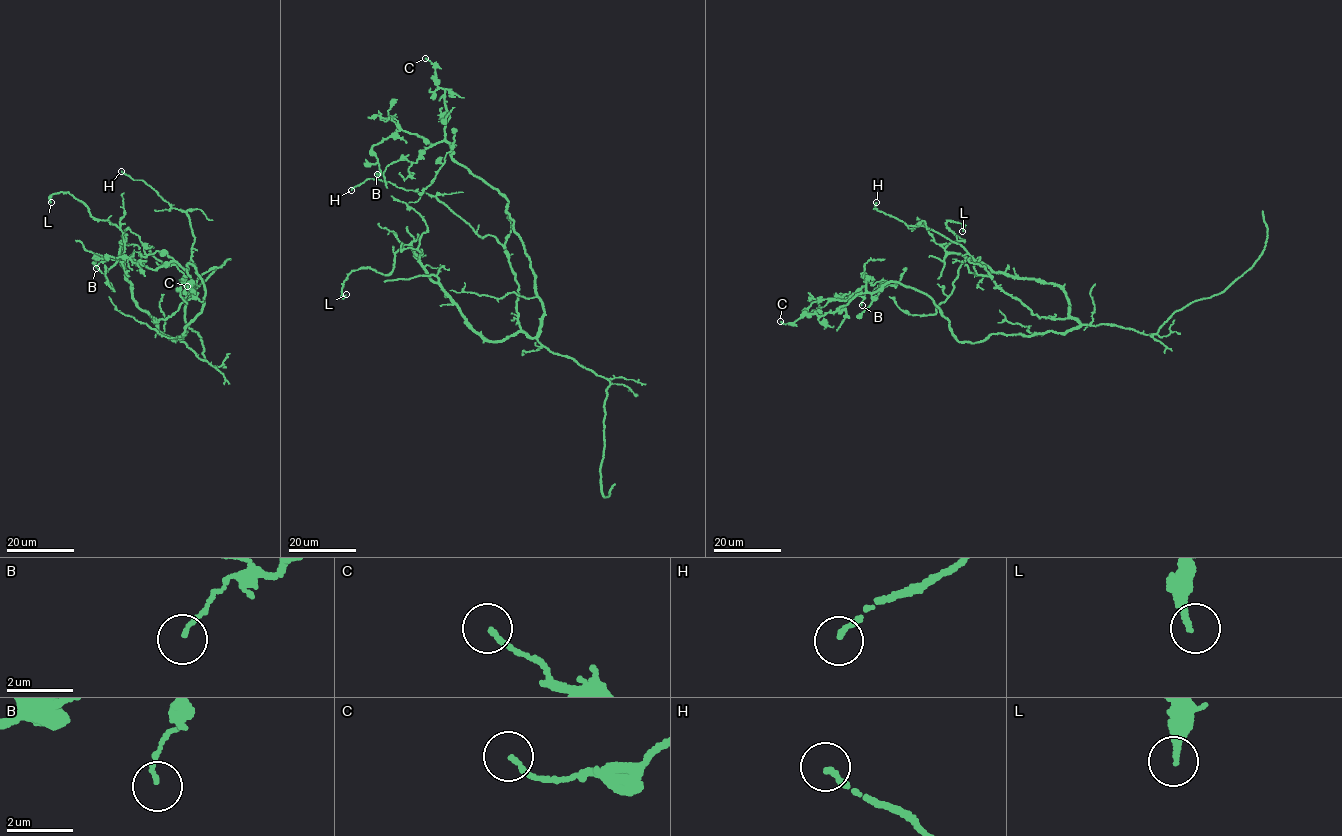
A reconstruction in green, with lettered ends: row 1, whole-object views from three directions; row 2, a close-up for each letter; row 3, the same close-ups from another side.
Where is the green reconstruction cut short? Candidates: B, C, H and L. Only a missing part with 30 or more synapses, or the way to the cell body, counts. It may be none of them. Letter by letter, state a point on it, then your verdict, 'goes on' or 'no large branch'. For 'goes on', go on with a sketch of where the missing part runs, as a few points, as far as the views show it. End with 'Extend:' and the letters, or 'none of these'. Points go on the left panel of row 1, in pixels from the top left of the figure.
B: place (96, 268); no large branch
C: place (187, 286); no large branch
H: place (121, 171); no large branch
L: place (51, 202); no large branch
Extend: none of these

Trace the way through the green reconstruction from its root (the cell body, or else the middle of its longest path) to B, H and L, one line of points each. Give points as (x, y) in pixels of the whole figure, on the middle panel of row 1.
B: (538, 295), (508, 201), (455, 162), (449, 144), (399, 130), (373, 147), (377, 174)
H: (538, 295), (544, 316), (531, 337), (496, 238), (481, 238), (425, 193), (368, 178), (351, 190)
L: (538, 295), (540, 333), (489, 341), (406, 244), (388, 274), (352, 272), (346, 294)

